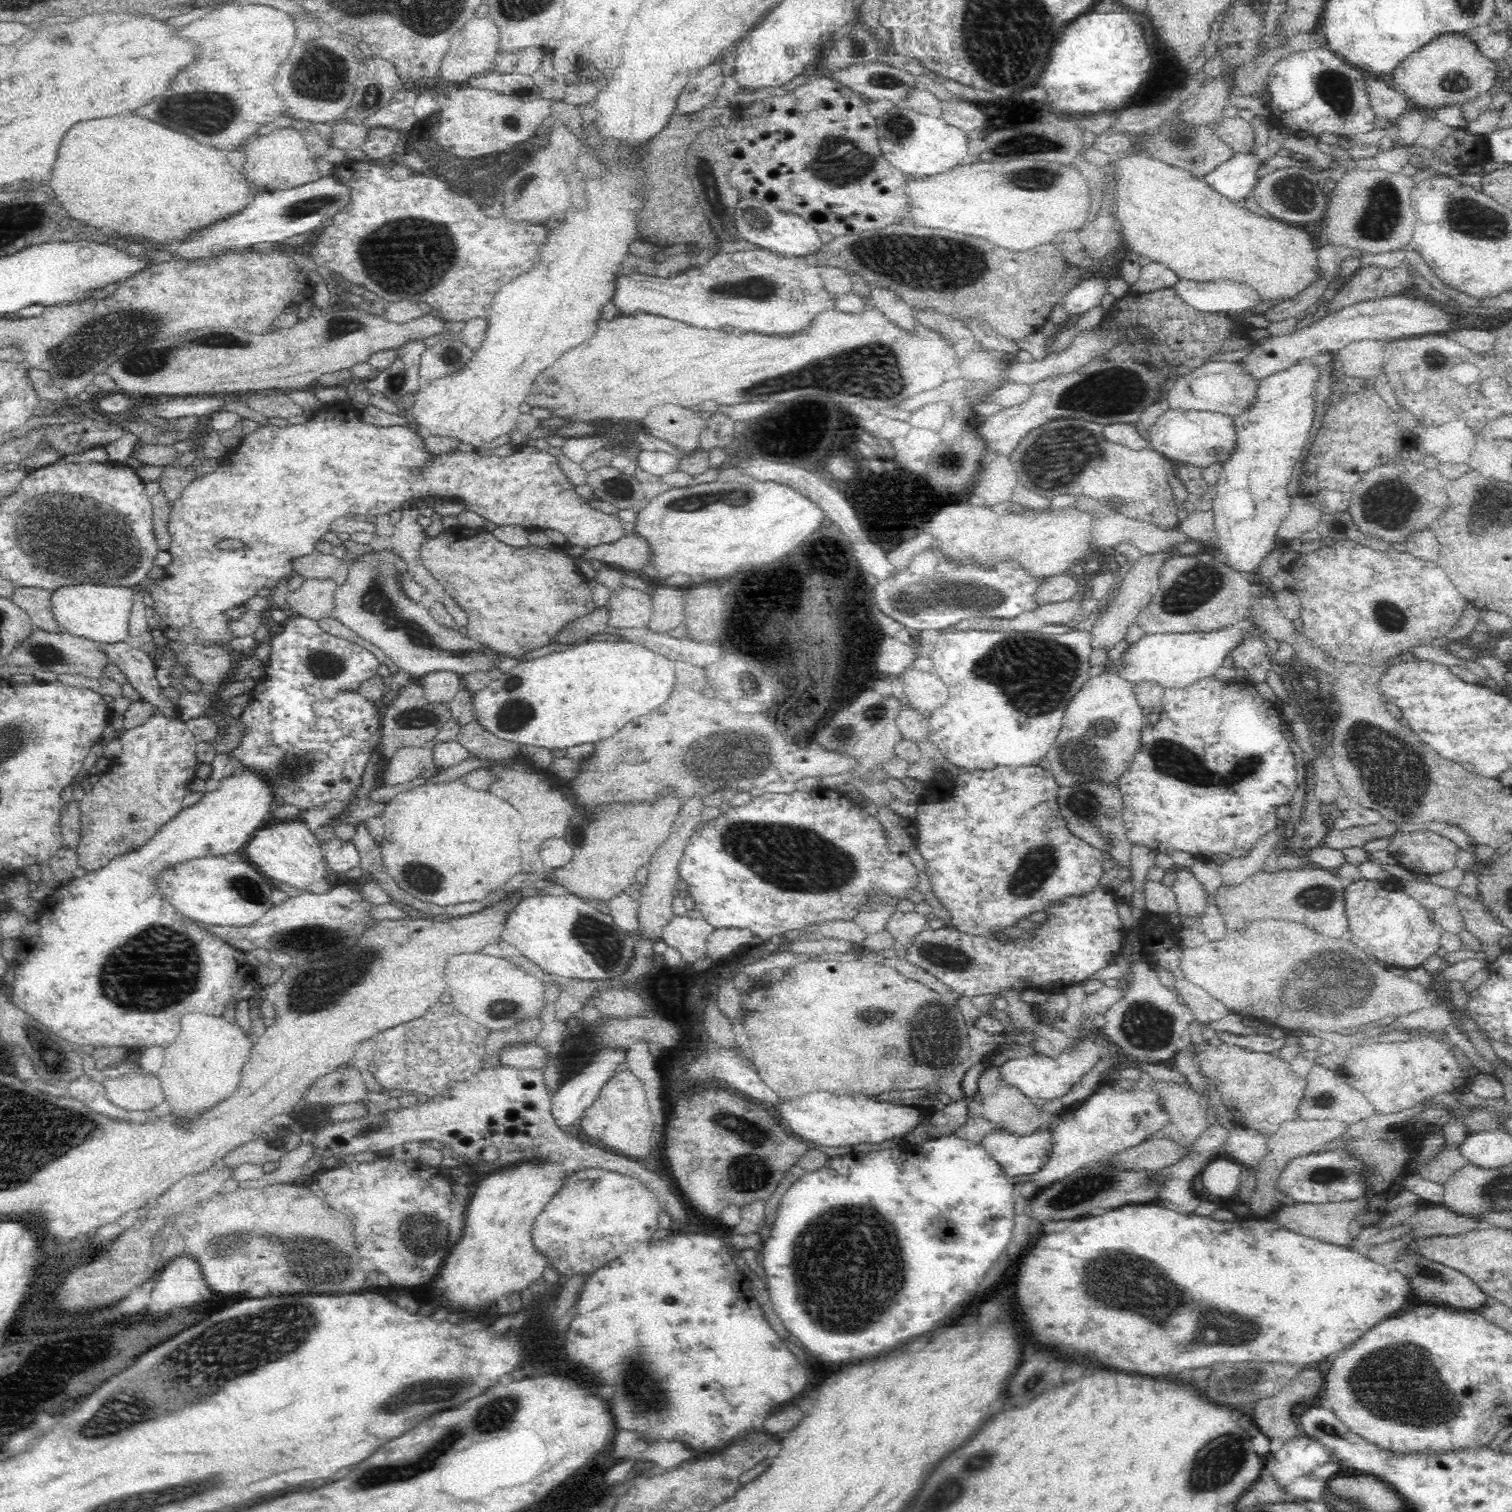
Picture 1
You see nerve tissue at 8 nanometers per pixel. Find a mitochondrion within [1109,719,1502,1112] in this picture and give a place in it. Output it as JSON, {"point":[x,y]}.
{"point":[1341,985]}

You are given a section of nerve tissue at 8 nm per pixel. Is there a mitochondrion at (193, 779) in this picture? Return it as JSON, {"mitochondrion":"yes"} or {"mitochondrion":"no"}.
{"mitochondrion":"no"}

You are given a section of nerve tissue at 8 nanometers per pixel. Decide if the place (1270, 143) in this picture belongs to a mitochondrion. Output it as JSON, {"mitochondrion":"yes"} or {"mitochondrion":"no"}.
{"mitochondrion":"no"}

